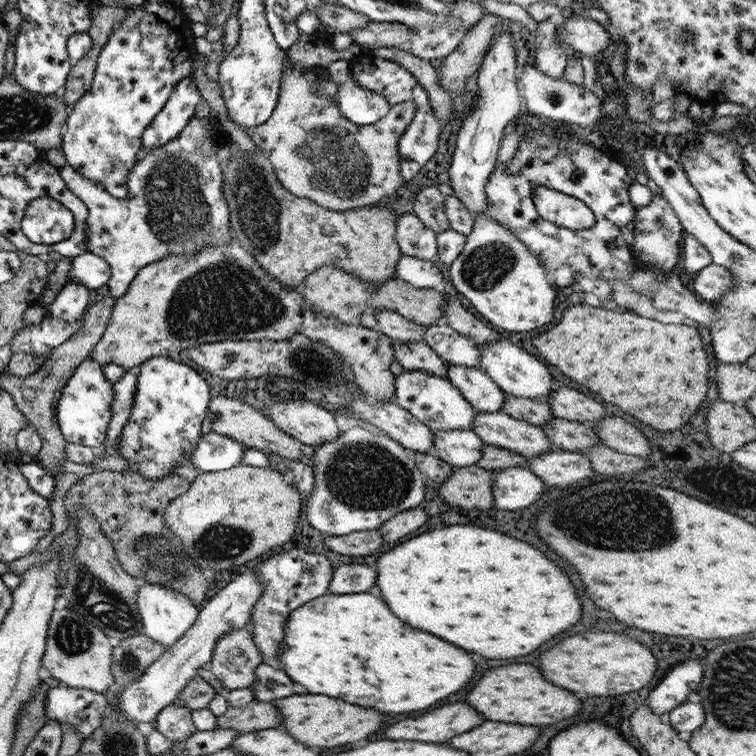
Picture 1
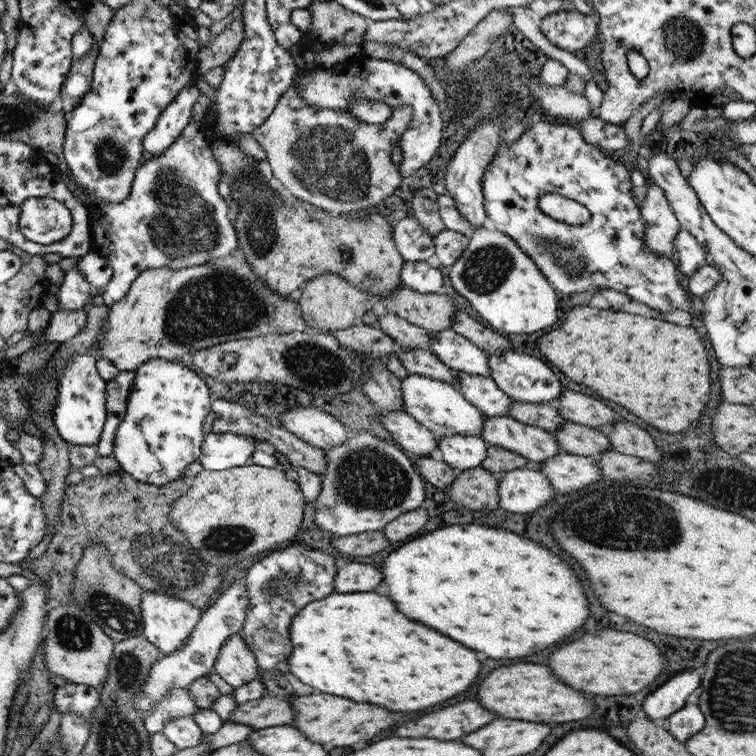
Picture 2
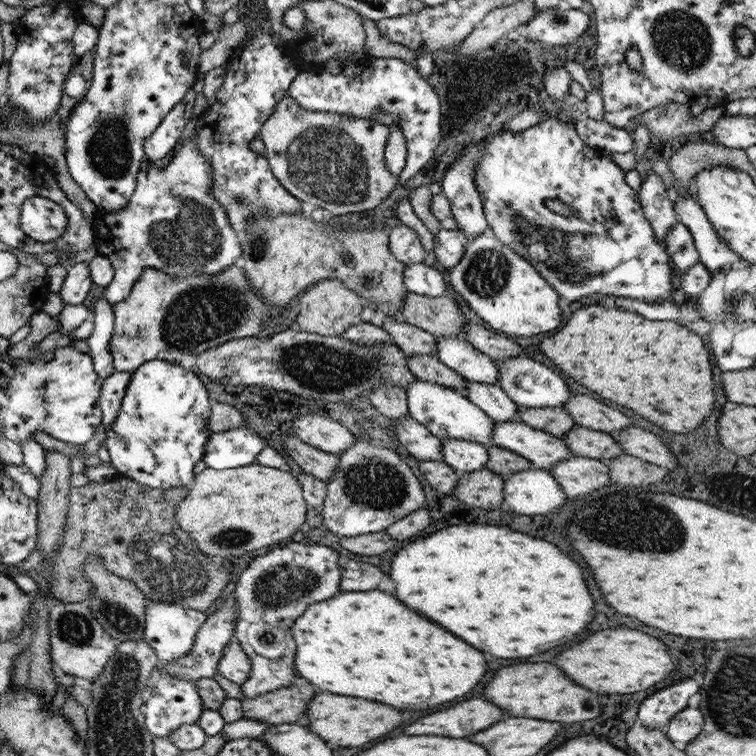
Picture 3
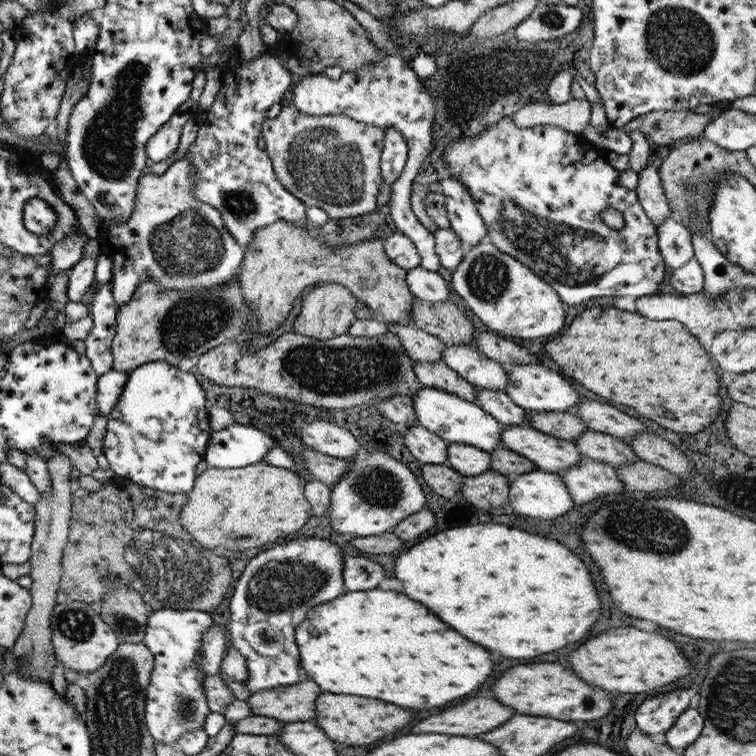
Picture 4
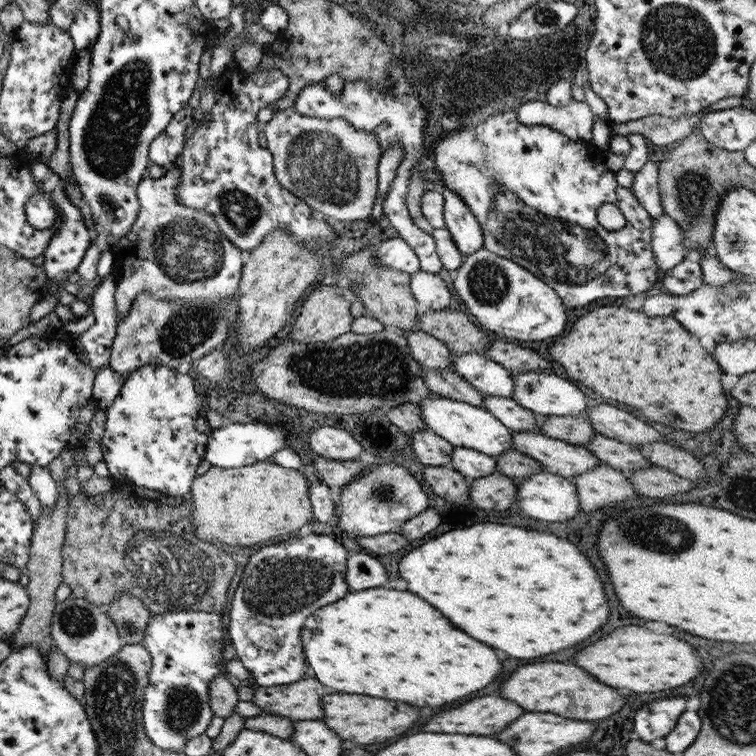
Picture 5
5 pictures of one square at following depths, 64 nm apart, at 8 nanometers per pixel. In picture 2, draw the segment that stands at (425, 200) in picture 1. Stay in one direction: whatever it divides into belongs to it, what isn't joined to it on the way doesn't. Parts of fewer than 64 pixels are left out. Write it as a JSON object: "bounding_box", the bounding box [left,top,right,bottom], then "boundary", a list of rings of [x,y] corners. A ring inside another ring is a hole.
{"bounding_box":[411,188,445,236],"boundary":[[[419,188],[411,198],[411,212],[431,236],[445,229],[437,212],[437,195],[431,188]]]}

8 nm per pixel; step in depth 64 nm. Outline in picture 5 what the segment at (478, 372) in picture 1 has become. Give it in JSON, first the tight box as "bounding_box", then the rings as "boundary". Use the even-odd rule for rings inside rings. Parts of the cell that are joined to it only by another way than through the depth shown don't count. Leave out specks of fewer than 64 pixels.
{"bounding_box":[483,396,540,432],"boundary":[[[487,396],[483,399],[483,409],[512,432],[540,432],[538,416],[513,399]]]}

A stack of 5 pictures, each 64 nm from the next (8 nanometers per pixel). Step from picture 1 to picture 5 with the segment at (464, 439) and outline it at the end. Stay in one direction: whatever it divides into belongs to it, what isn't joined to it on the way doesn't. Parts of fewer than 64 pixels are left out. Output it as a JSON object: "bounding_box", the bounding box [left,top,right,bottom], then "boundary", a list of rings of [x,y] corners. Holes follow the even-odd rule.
{"bounding_box":[449,446,496,481],"boundary":[[[461,446],[453,448],[449,467],[462,474],[468,481],[496,472],[494,457]]]}

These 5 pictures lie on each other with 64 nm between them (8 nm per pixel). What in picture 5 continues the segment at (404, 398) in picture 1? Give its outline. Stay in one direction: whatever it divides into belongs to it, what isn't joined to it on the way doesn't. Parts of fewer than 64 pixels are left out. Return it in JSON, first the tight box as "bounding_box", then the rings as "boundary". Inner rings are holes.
{"bounding_box":[419,392,513,457],"boundary":[[[431,392],[430,396],[419,405],[419,409],[421,409],[419,416],[423,419],[426,428],[445,439],[451,446],[469,448],[491,457],[501,456],[503,452],[513,449],[511,431],[485,409],[459,402],[459,400],[442,398]]]}

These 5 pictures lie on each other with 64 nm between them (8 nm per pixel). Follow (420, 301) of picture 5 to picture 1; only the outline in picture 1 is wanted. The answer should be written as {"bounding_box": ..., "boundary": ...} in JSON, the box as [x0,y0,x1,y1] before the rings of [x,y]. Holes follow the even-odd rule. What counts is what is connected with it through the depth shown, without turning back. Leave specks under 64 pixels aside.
{"bounding_box":[395,255,444,293],"boundary":[[[401,255],[395,266],[396,276],[417,289],[430,289],[444,293],[441,272],[428,260]]]}

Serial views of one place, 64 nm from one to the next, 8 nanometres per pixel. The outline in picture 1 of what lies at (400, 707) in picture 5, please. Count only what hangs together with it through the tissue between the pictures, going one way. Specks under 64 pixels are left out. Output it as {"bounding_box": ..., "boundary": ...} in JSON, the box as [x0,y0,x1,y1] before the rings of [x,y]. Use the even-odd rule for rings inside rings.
{"bounding_box":[271,694,385,748],"boundary":[[[293,694],[281,700],[275,699],[271,703],[281,713],[281,722],[278,726],[287,730],[296,742],[303,742],[307,746],[331,748],[331,746],[353,744],[385,726],[385,714],[373,708],[361,708],[361,706],[347,704],[339,698],[327,698],[323,694]]]}

